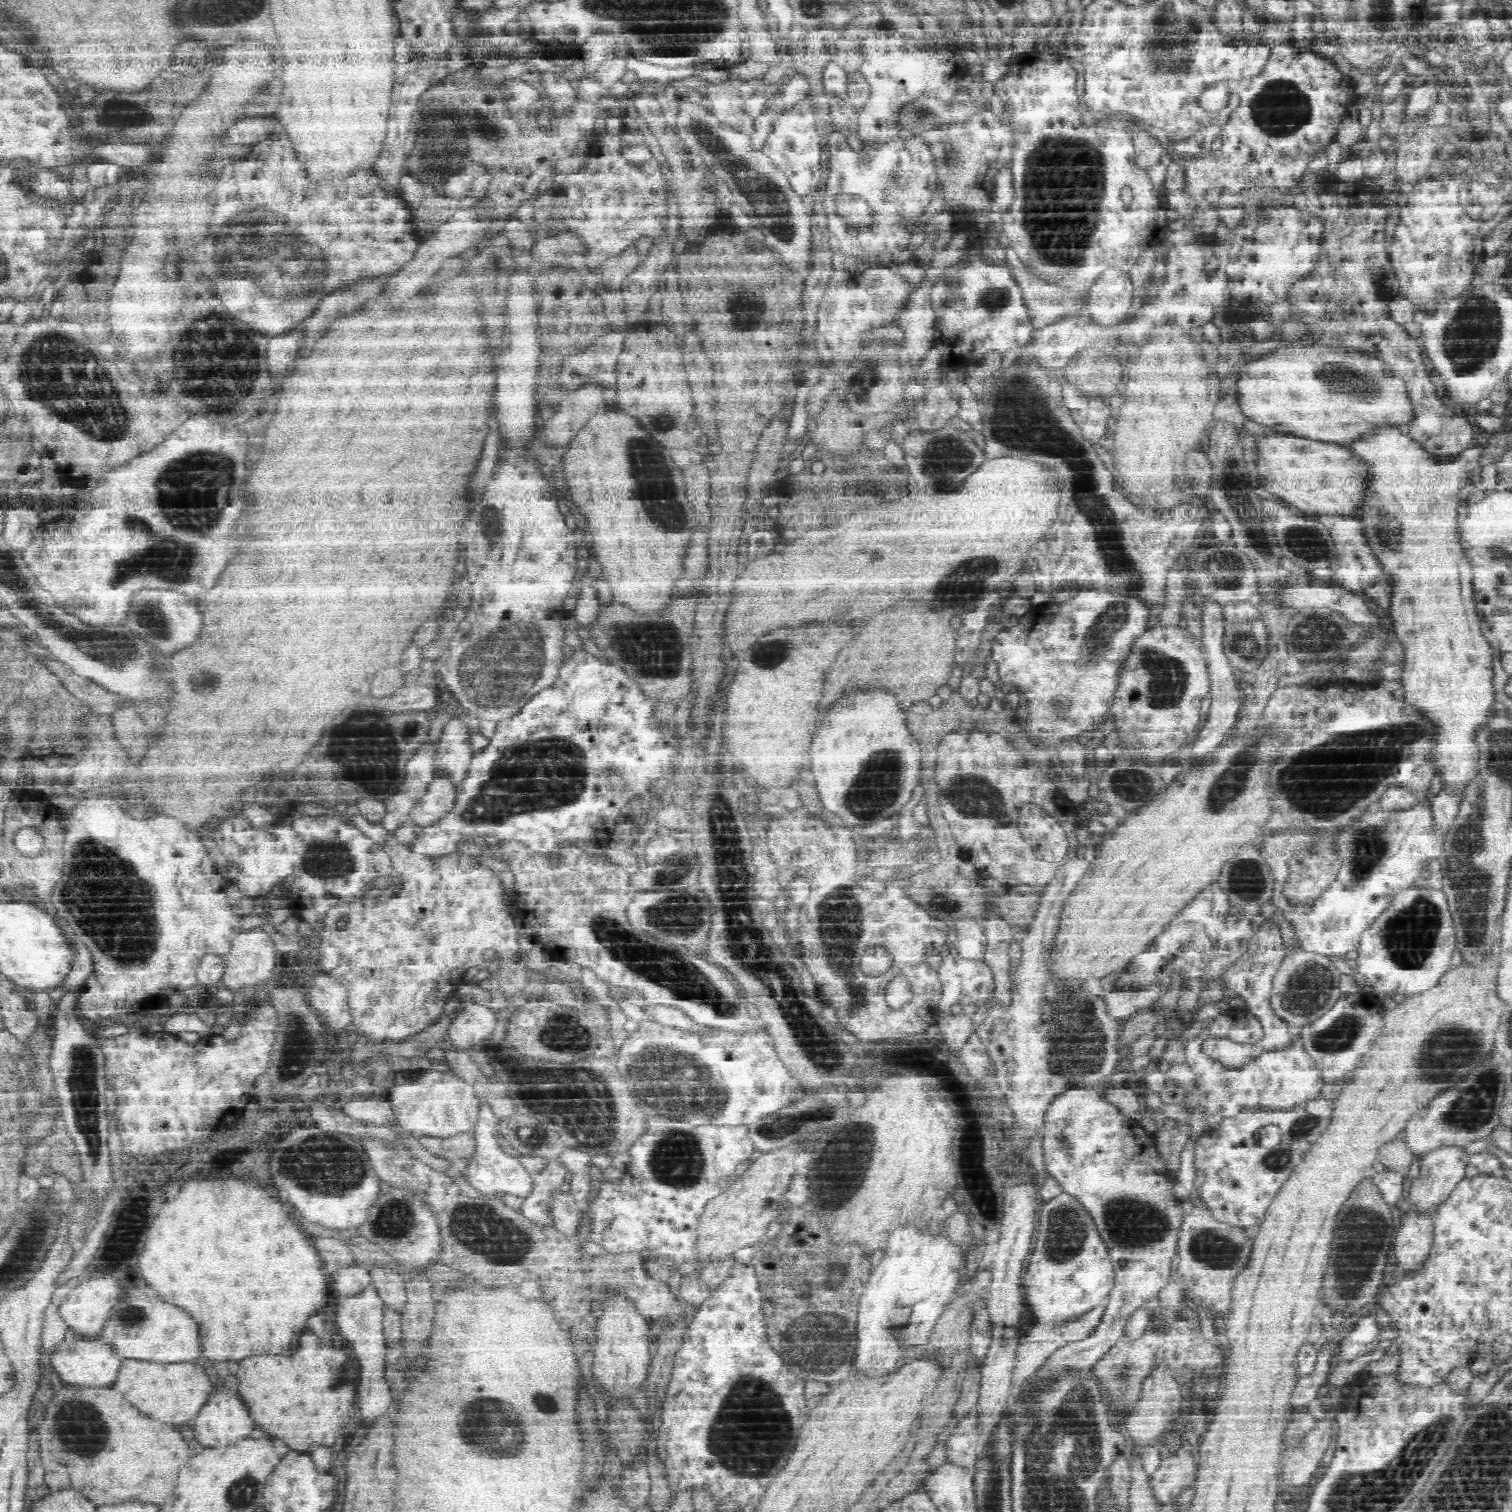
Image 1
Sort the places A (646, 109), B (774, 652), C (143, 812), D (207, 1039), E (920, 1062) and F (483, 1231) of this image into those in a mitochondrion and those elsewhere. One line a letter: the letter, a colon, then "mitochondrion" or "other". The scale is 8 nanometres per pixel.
A: other
B: mitochondrion
C: other
D: other
E: other
F: mitochondrion

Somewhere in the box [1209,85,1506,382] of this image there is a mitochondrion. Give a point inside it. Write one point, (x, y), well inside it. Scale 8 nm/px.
(1472, 337)

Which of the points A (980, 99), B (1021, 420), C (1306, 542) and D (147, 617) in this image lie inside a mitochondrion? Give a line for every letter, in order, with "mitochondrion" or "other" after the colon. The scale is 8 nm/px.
A: other
B: mitochondrion
C: mitochondrion
D: mitochondrion

